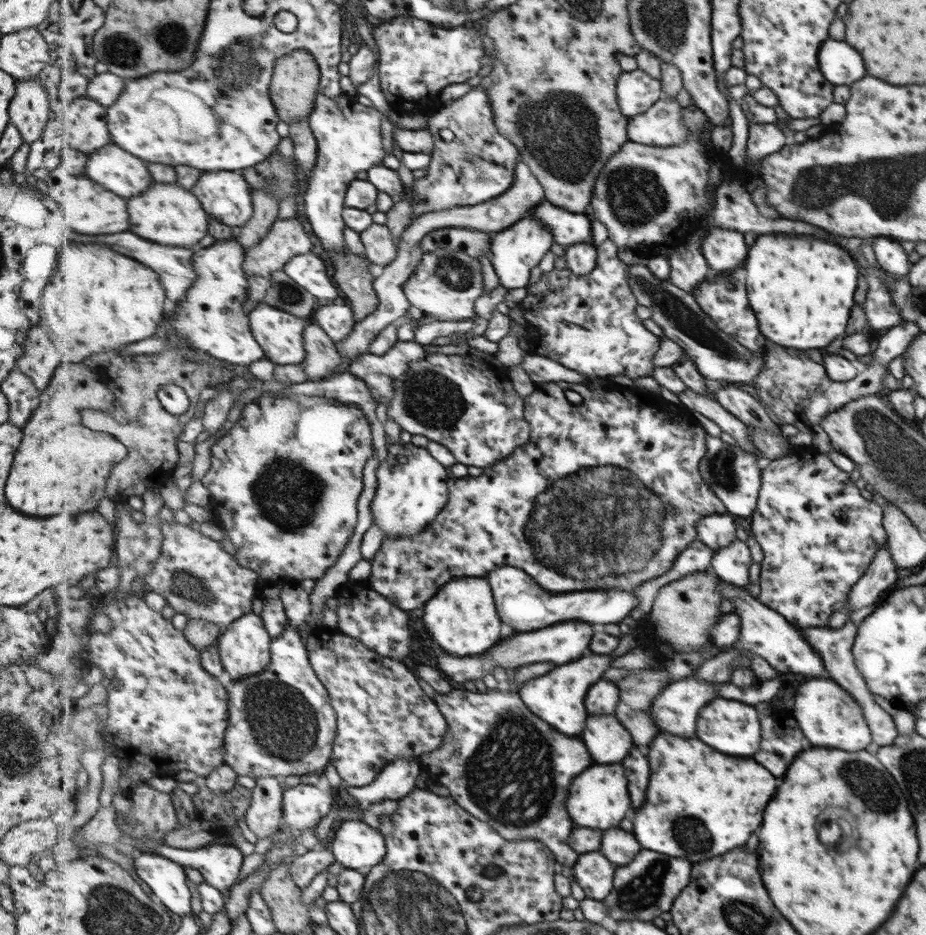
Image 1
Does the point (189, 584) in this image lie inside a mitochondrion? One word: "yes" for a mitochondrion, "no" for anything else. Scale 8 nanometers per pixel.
yes

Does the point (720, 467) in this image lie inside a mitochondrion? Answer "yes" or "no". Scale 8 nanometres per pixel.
yes

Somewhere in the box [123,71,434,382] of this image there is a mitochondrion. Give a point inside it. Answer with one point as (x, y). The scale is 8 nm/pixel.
(288, 295)

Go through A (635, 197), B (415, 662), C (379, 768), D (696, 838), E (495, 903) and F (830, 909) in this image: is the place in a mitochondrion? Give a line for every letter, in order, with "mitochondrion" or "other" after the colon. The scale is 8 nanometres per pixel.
A: mitochondrion
B: other
C: other
D: mitochondrion
E: other
F: other

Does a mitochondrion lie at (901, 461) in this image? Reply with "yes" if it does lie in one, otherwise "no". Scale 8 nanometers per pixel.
yes

